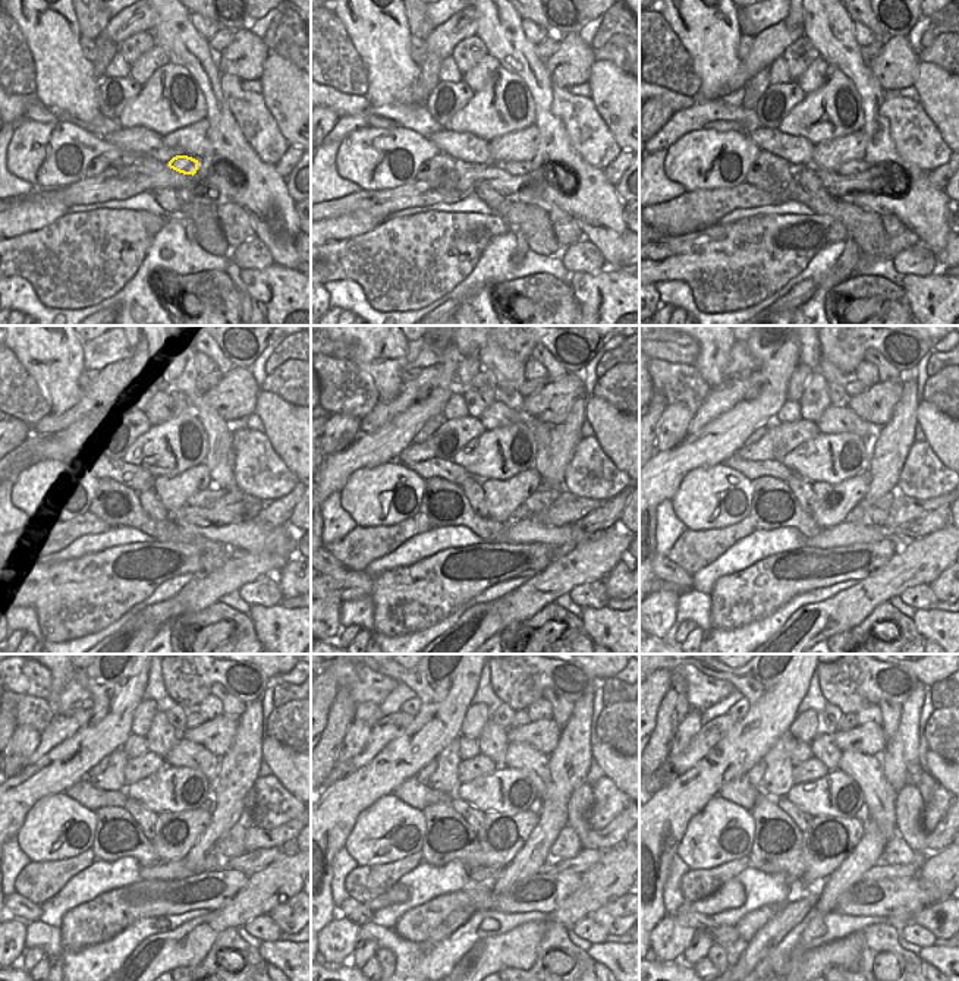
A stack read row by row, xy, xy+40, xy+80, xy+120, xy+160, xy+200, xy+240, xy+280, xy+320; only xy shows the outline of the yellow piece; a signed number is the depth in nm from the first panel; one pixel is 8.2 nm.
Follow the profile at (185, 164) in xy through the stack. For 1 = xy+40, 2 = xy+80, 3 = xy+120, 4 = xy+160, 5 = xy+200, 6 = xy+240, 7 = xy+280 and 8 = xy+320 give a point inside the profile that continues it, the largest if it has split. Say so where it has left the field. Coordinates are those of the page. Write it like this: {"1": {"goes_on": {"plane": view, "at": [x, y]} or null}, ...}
{"1": {"goes_on": {"plane": "xy+40", "at": [513, 167]}}, "2": {"goes_on": {"plane": "xy+80", "at": [851, 167]}}, "3": {"goes_on": {"plane": "xy+120", "at": [204, 499]}}, "4": {"goes_on": {"plane": "xy+160", "at": [543, 497]}}, "5": {"goes_on": {"plane": "xy+200", "at": [880, 513]}}, "6": {"goes_on": {"plane": "xy+240", "at": [232, 845]}}, "7": {"goes_on": {"plane": "xy+280", "at": [566, 845]}}, "8": {"goes_on": {"plane": "xy+320", "at": [896, 852]}}}

